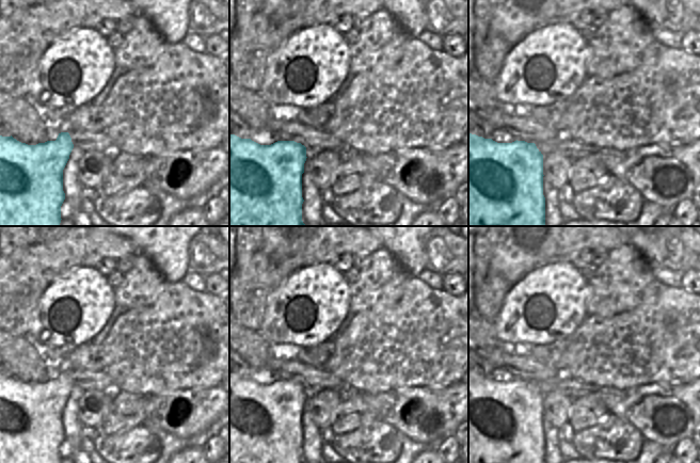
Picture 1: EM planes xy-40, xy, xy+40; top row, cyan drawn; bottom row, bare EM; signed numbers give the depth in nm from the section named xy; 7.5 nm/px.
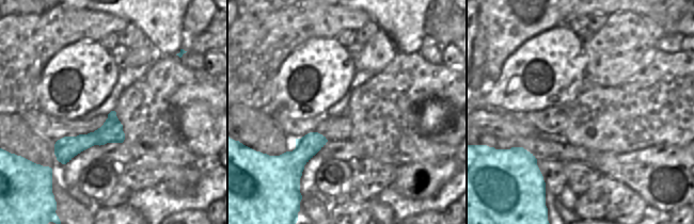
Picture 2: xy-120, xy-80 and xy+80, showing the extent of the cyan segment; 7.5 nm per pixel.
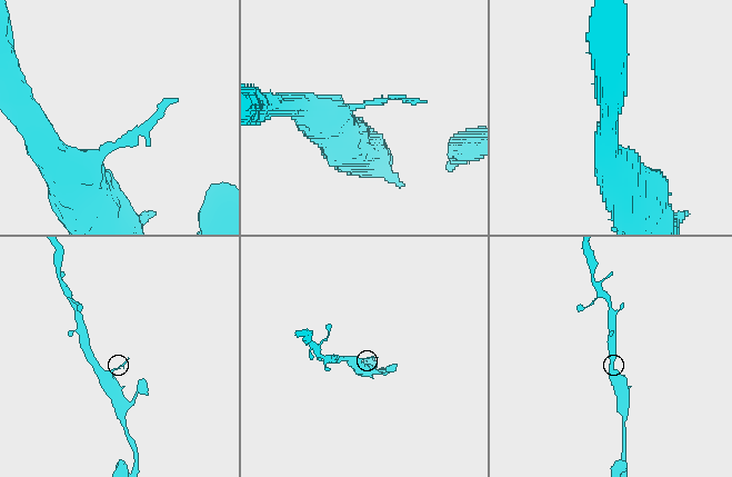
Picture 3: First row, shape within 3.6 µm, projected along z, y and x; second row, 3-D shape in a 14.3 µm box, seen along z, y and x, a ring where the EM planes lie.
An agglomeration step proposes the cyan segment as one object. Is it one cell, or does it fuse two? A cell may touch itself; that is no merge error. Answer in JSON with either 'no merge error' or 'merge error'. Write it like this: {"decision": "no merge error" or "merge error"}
{"decision": "no merge error"}

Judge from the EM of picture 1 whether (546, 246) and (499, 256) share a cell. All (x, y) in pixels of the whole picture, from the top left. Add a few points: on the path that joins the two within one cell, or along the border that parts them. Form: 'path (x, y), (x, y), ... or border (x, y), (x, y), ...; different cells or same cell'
path (535, 250), (516, 251), (511, 256); same cell

